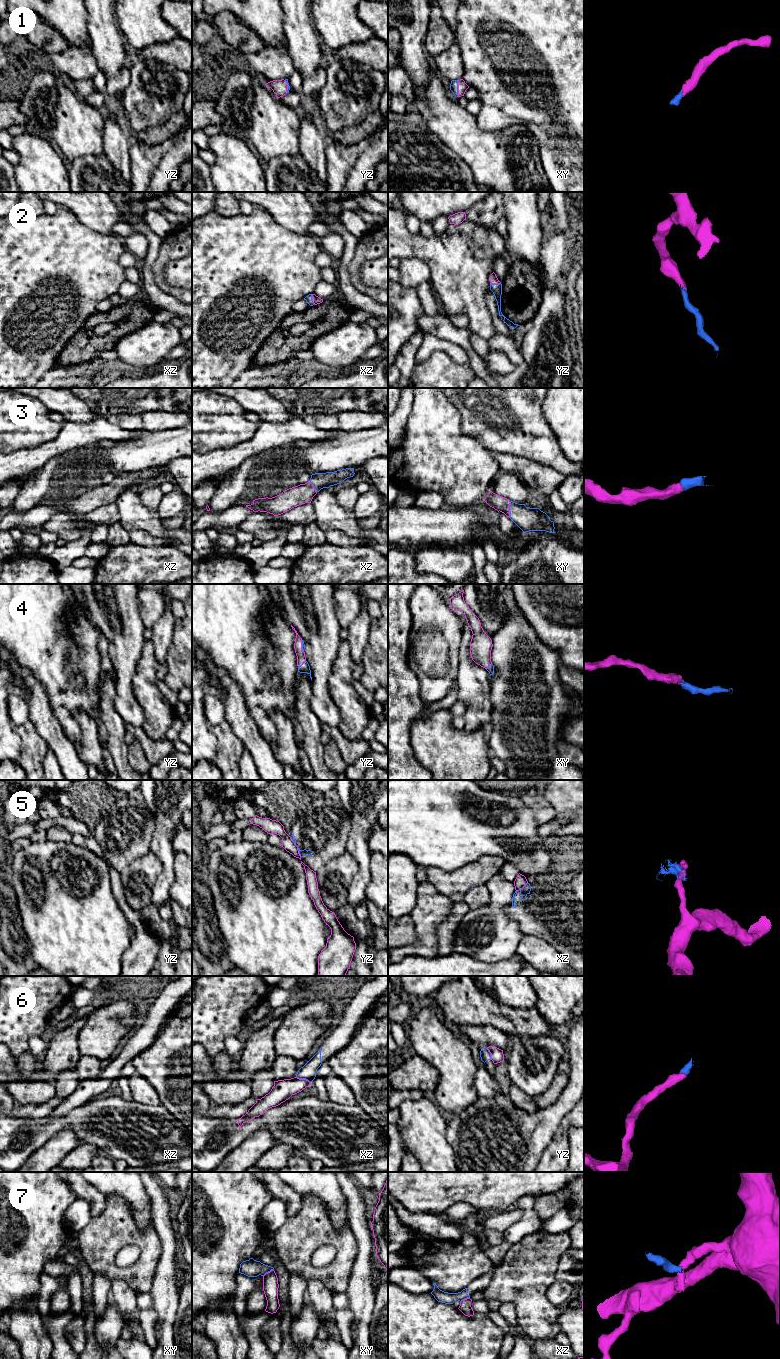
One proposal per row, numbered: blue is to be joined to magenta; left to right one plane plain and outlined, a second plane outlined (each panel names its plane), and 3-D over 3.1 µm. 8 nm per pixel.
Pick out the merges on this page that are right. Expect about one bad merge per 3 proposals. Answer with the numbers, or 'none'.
1, 2, 3, 4, 6

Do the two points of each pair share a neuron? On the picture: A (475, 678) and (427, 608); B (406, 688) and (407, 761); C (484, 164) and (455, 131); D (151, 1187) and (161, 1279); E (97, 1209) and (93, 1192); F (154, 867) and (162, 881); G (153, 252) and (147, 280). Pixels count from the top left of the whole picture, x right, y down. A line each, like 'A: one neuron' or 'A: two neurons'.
A: two neurons
B: one neuron
C: one neuron
D: one neuron
E: one neuron
F: two neurons
G: one neuron

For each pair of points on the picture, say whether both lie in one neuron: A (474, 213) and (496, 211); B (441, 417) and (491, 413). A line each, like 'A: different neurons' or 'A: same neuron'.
A: same neuron
B: different neurons

